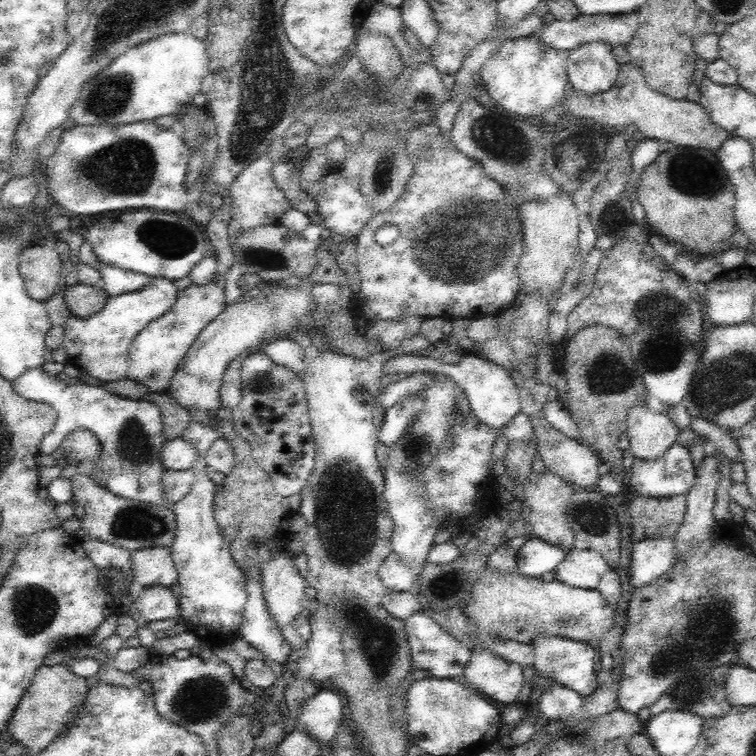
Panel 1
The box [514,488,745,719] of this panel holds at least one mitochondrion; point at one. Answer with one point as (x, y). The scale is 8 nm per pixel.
(592, 518)

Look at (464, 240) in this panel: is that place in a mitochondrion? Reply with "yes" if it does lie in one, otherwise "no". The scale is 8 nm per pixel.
yes

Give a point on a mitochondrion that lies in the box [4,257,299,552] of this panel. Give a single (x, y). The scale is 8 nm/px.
(134, 522)

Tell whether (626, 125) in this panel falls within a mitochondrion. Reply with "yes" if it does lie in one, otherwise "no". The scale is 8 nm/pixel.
no

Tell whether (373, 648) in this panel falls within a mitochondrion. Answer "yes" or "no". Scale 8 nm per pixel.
yes

